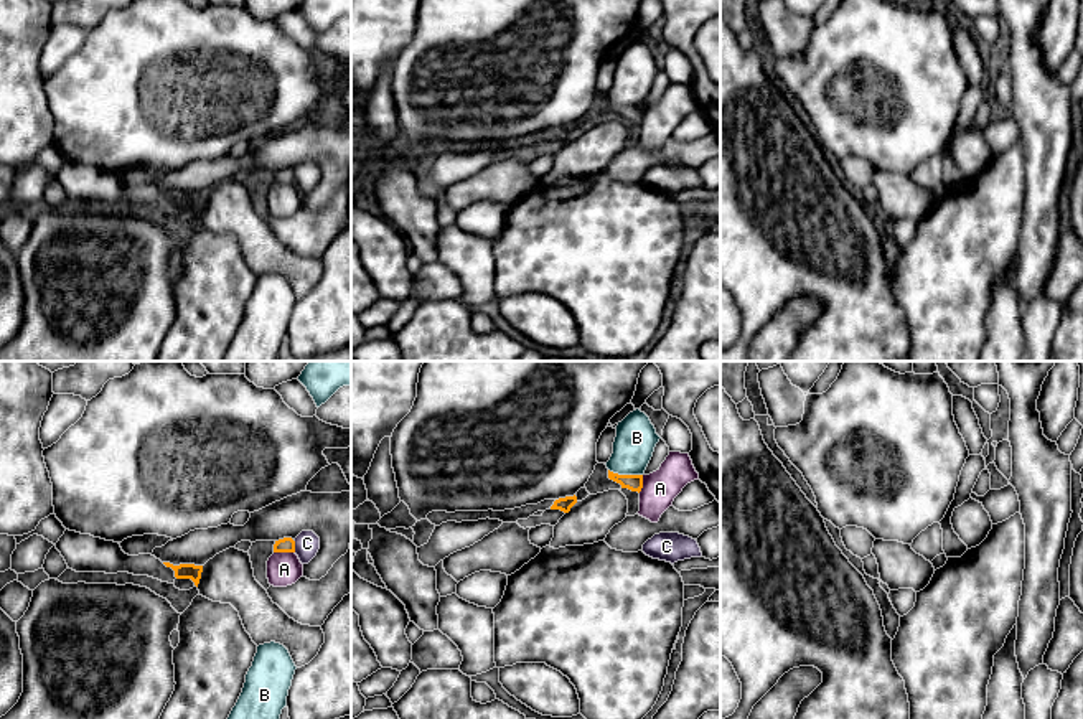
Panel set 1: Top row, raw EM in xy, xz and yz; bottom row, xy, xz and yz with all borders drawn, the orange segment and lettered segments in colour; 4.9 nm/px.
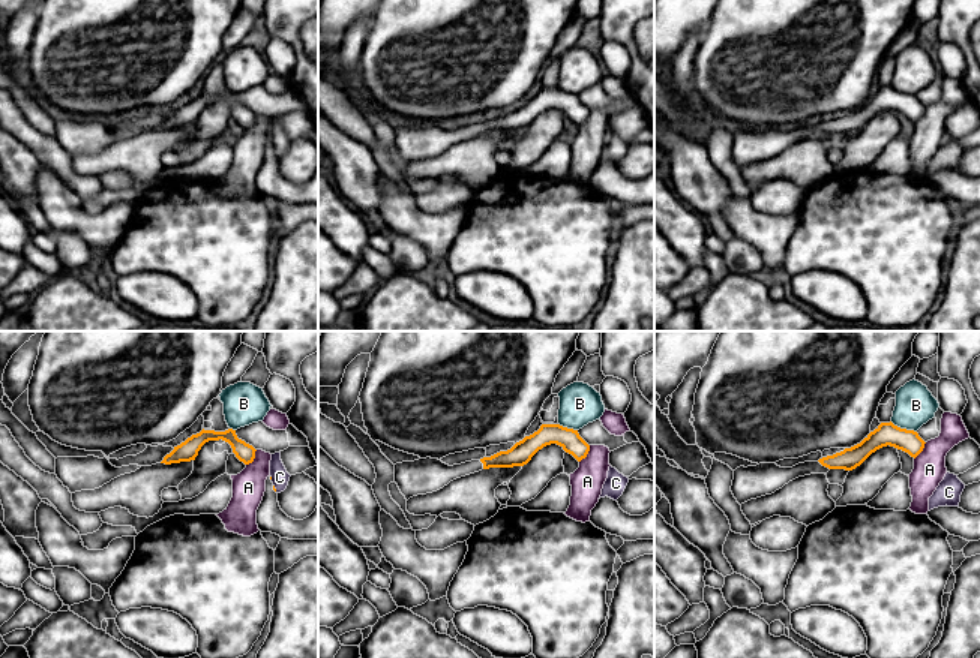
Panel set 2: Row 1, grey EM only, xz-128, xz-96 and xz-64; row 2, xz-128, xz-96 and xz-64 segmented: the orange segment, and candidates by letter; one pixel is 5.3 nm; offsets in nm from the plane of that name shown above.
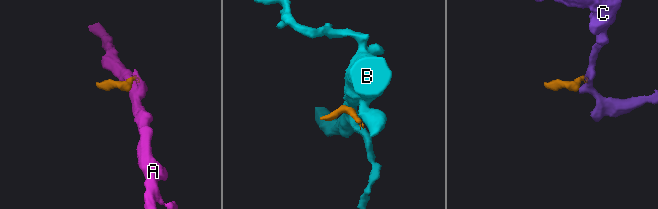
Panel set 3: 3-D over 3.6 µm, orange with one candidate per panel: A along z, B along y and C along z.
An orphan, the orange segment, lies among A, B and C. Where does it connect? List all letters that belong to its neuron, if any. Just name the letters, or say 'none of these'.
none of these

